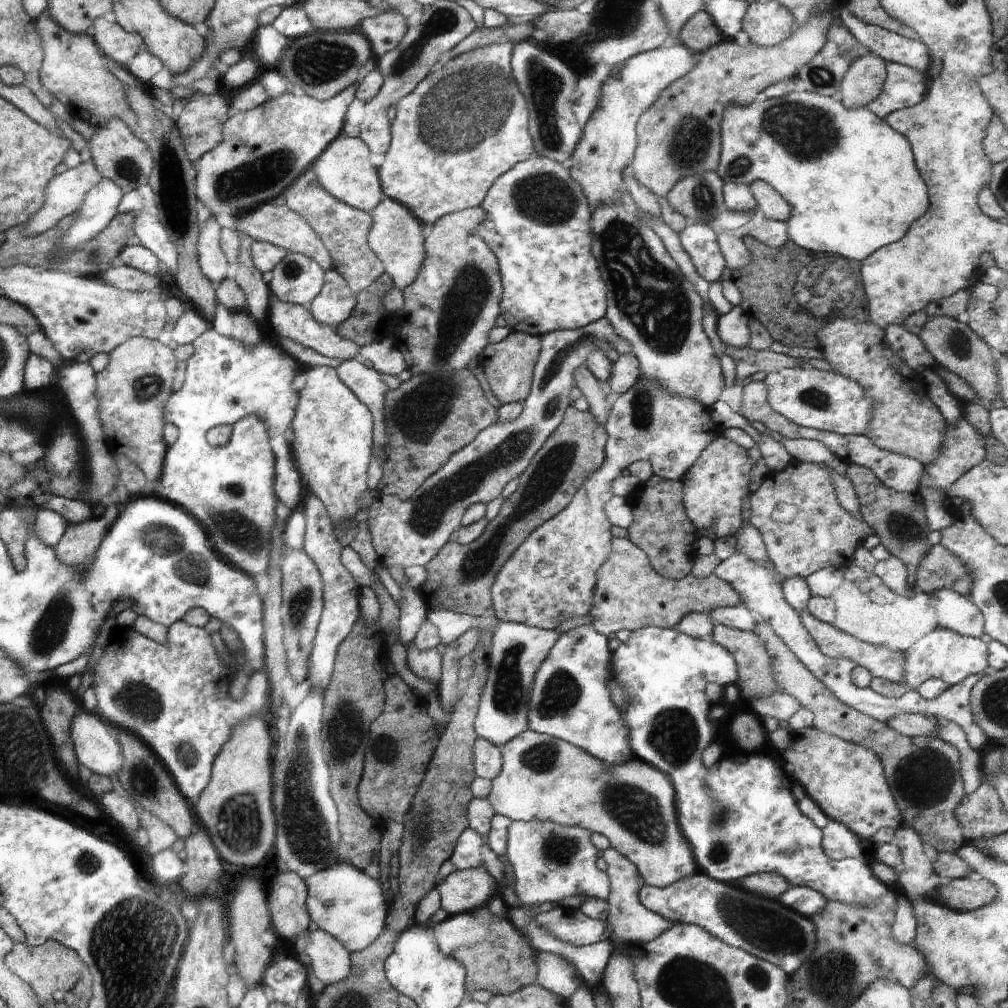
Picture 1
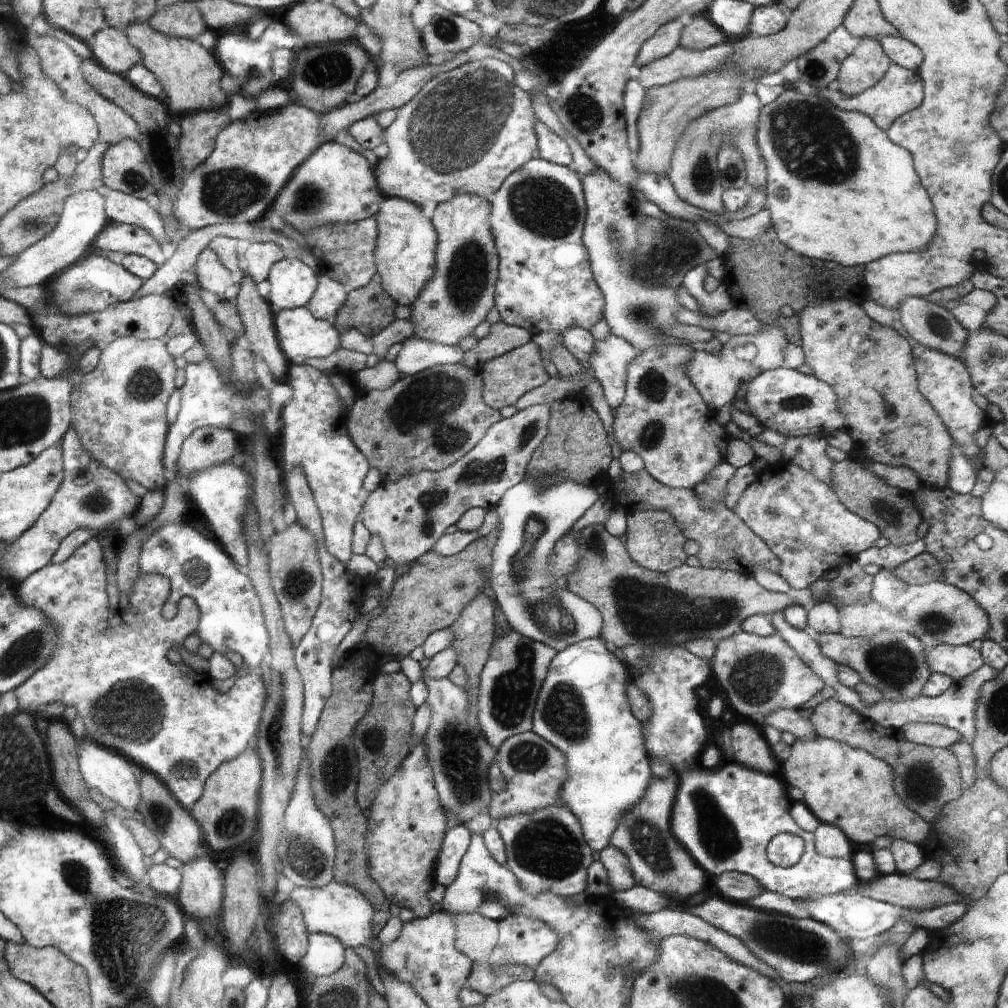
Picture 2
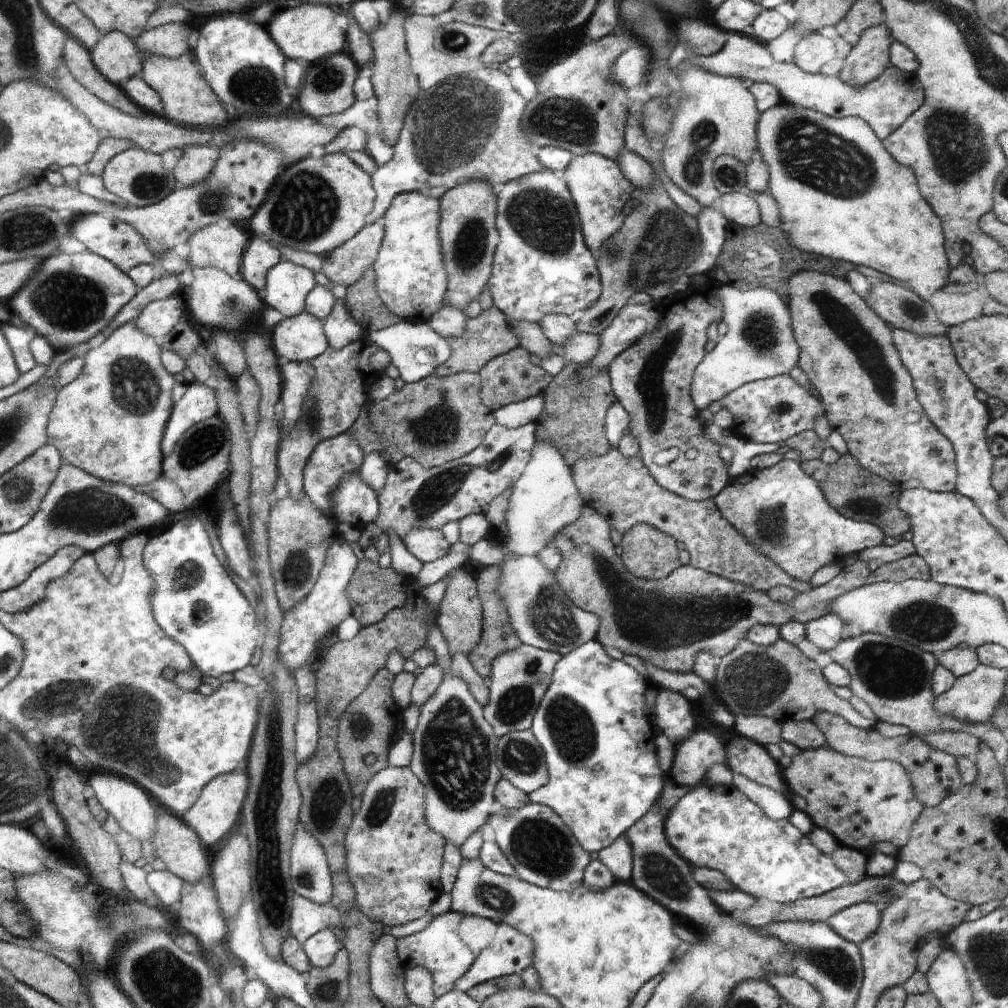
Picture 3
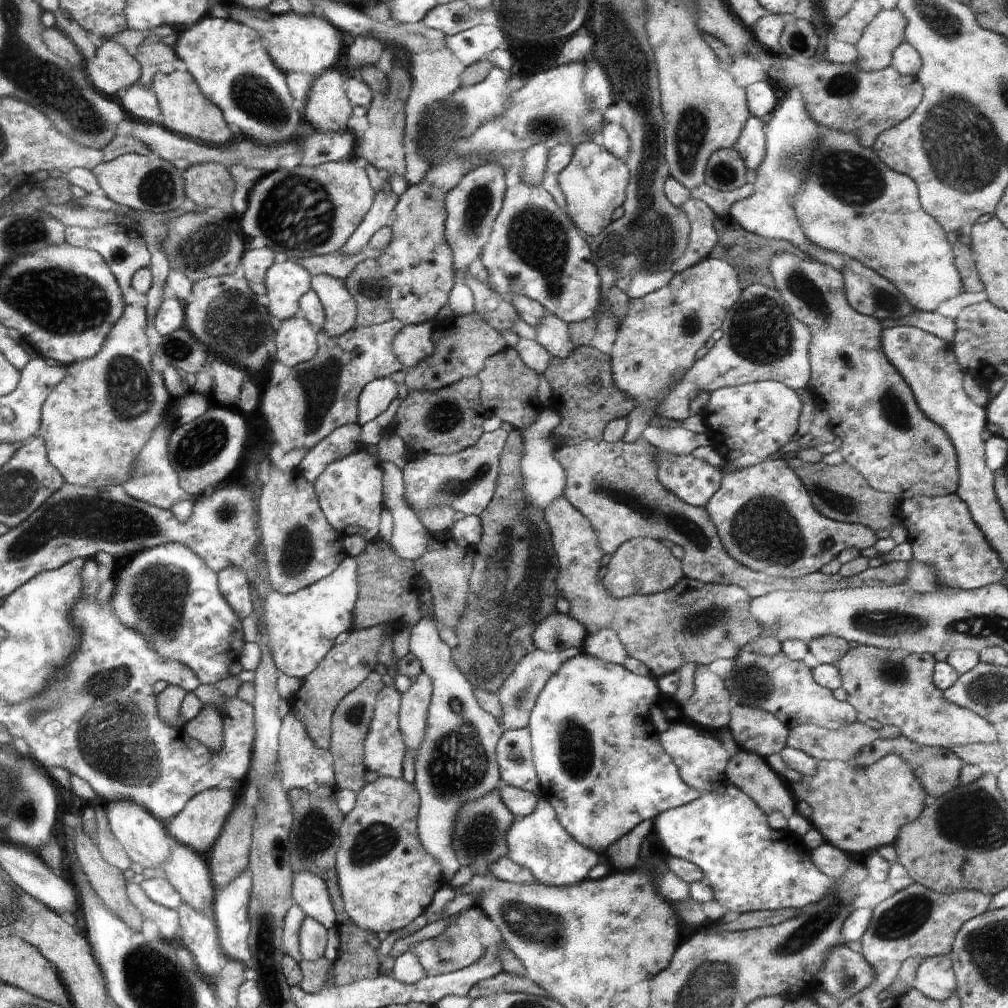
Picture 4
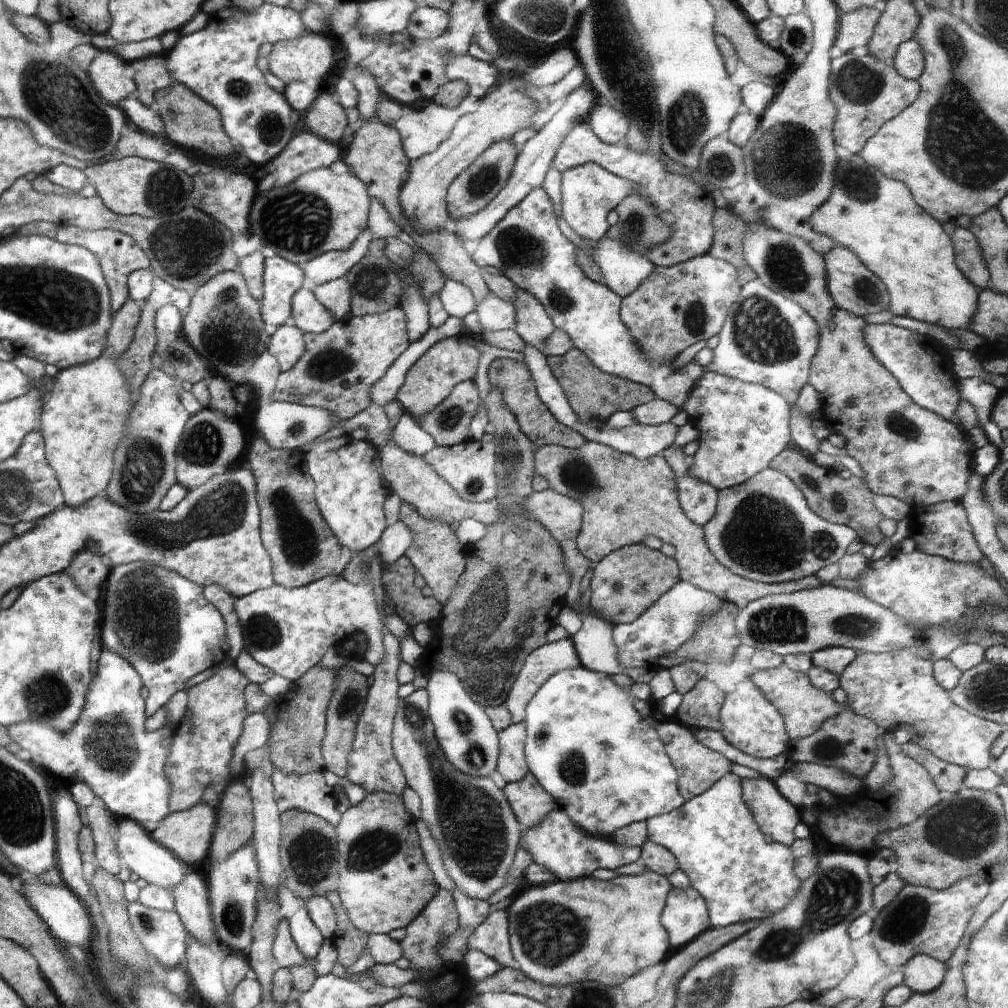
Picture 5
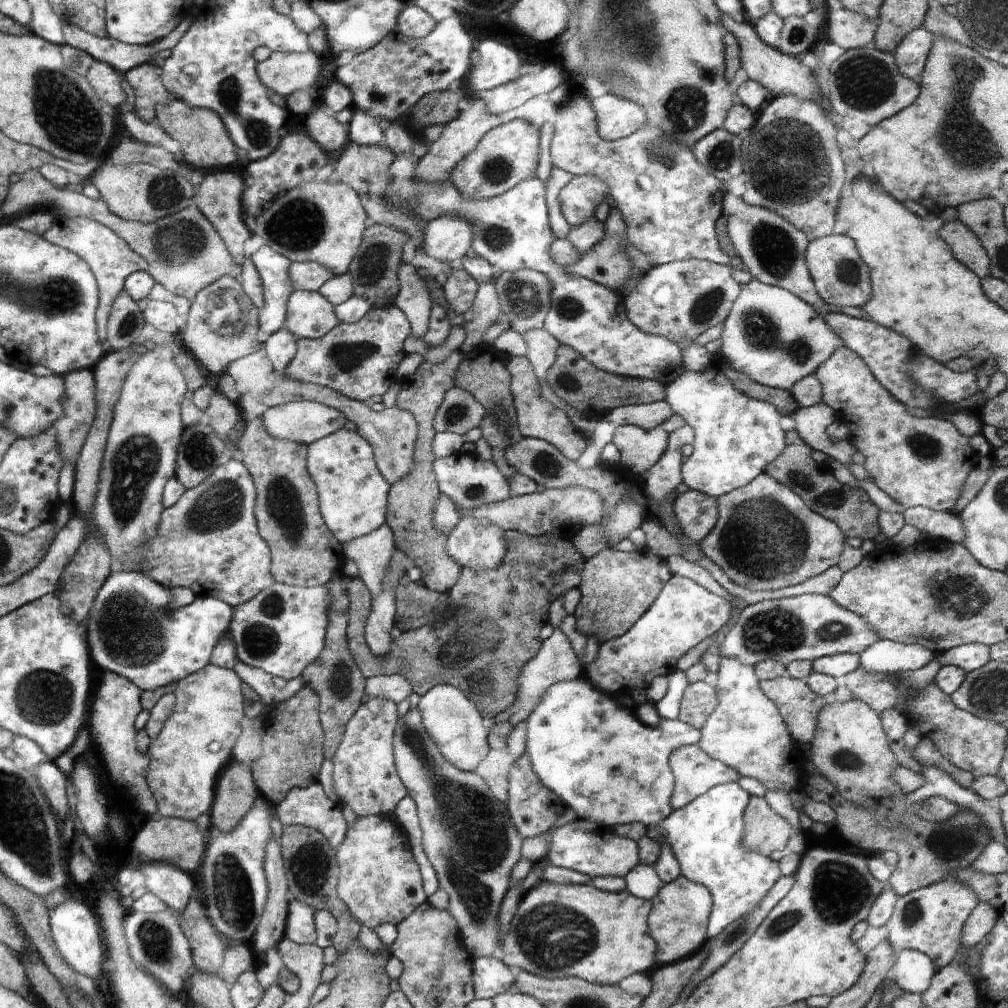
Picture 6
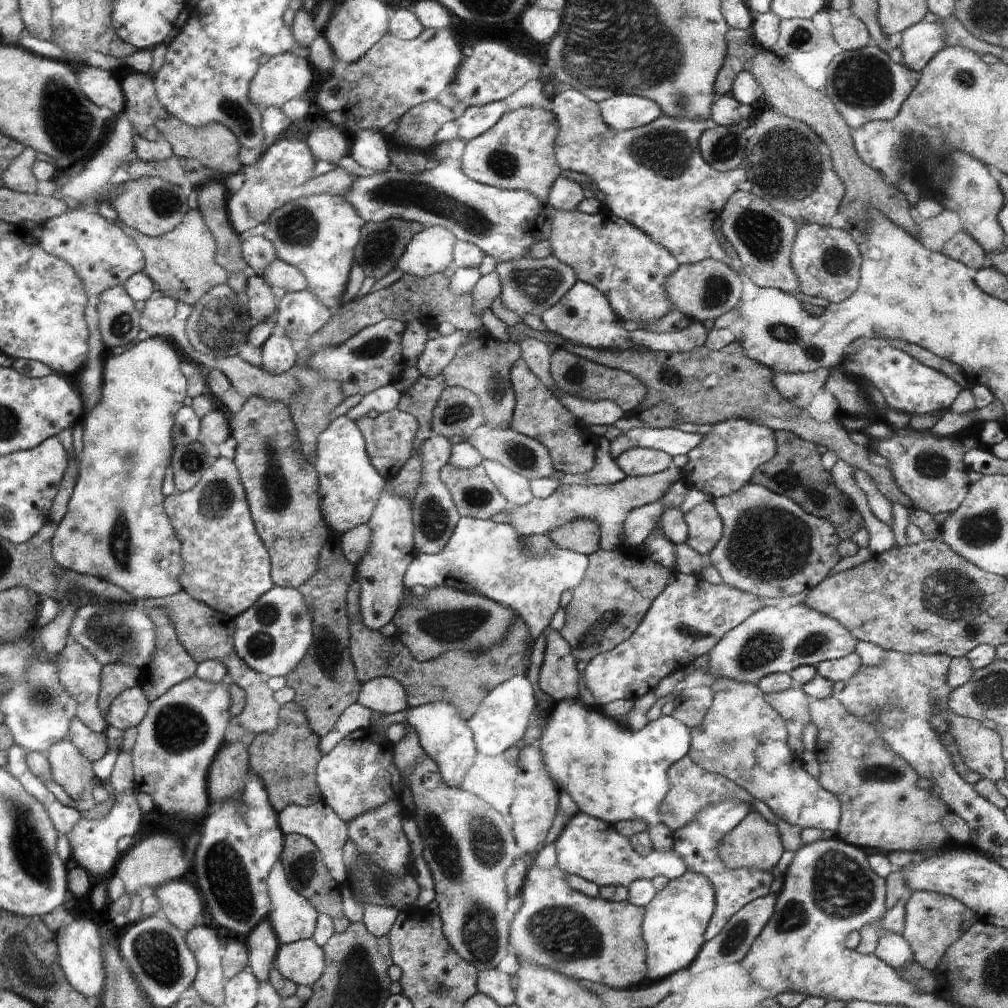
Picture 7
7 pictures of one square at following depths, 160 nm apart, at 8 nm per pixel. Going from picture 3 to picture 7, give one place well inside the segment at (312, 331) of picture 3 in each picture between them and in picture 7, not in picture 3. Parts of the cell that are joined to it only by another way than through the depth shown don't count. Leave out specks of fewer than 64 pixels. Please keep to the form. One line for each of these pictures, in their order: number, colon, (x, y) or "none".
4: (296, 339)
5: (287, 345)
6: (281, 347)
7: (278, 356)

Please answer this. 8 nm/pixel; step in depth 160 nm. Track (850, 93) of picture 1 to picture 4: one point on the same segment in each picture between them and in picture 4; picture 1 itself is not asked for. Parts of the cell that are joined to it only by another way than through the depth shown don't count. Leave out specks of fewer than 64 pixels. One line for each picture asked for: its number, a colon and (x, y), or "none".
2: (865, 67)
3: (868, 58)
4: (876, 46)

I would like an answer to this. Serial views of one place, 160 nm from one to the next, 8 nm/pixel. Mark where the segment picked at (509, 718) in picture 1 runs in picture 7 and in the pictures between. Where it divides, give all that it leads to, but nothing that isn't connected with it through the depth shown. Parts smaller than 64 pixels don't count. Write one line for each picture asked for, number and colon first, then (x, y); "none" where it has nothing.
2: (510, 683)
3: (519, 678)
4: (518, 695)
5: (554, 657)
6: (557, 661)
7: (558, 680)

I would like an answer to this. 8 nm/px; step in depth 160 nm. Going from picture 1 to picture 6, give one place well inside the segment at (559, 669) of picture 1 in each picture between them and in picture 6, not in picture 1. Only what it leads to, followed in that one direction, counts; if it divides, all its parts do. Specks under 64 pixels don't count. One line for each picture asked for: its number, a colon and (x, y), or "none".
2: (582, 709)
3: (592, 722)
4: (597, 753)
5: (587, 746)
6: (595, 755)

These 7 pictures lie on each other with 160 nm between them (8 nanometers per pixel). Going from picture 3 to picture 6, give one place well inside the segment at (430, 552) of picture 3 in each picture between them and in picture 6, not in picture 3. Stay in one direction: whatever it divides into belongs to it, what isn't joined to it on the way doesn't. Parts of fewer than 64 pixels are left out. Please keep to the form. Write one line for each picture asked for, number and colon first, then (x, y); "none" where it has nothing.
4: (410, 538)
5: (397, 538)
6: (372, 553)

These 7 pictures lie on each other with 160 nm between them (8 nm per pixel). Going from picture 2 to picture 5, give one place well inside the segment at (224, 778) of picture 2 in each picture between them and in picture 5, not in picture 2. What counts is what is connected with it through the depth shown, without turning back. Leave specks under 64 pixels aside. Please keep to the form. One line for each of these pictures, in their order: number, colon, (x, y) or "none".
3: (215, 813)
4: (199, 825)
5: (187, 834)

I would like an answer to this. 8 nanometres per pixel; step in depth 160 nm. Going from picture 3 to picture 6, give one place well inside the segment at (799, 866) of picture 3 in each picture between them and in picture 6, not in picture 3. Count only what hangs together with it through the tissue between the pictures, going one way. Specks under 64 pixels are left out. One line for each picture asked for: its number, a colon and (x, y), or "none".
4: (752, 867)
5: (742, 878)
6: (706, 836)

